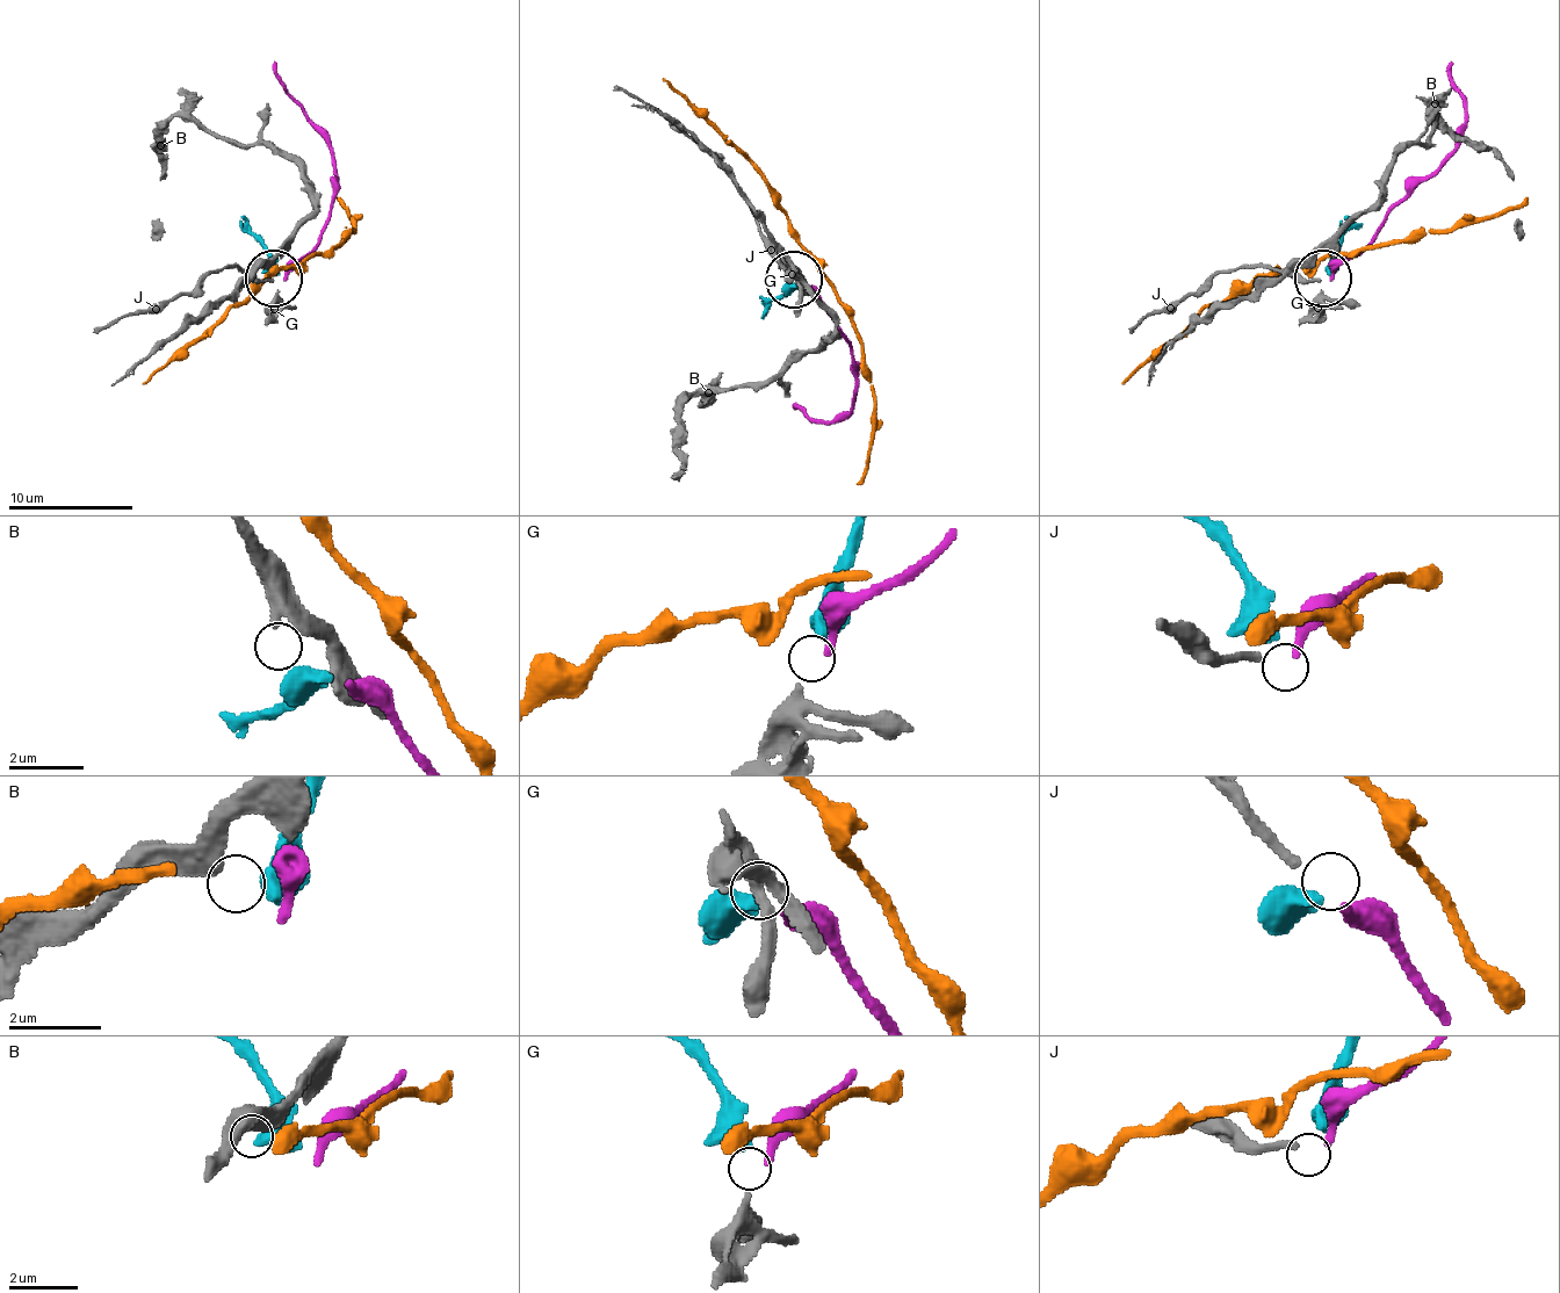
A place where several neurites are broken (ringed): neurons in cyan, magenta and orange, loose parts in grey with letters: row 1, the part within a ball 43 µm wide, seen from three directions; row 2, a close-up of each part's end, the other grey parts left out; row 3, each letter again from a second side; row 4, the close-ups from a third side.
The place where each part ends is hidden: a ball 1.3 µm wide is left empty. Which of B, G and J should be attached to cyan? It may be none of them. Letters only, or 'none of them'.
G

